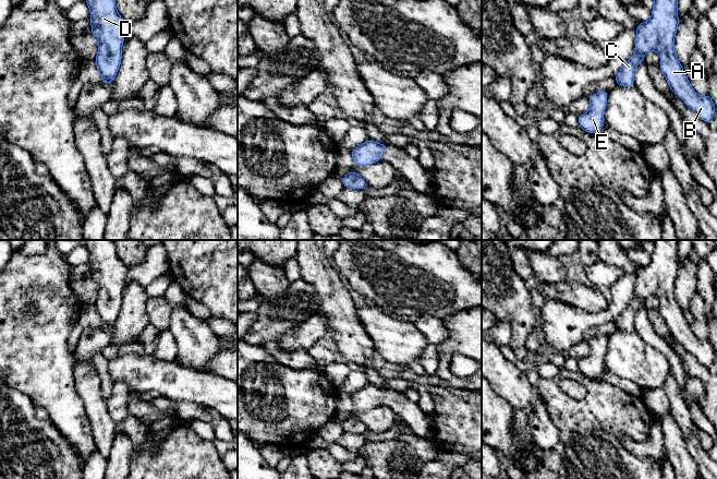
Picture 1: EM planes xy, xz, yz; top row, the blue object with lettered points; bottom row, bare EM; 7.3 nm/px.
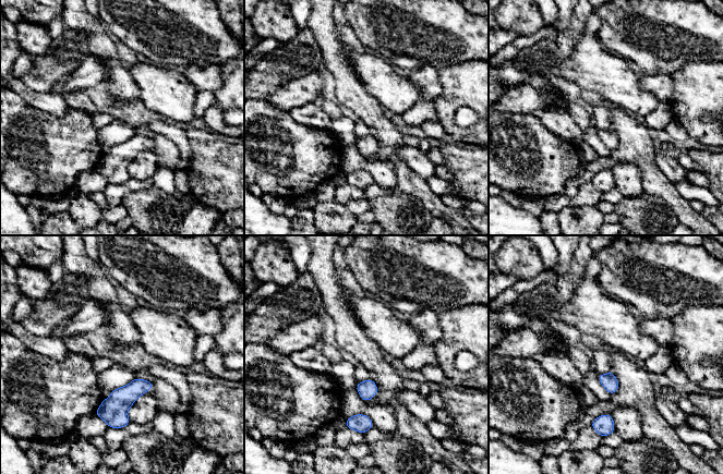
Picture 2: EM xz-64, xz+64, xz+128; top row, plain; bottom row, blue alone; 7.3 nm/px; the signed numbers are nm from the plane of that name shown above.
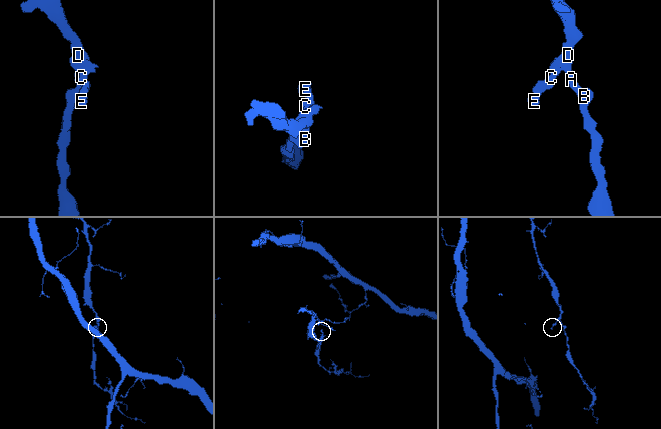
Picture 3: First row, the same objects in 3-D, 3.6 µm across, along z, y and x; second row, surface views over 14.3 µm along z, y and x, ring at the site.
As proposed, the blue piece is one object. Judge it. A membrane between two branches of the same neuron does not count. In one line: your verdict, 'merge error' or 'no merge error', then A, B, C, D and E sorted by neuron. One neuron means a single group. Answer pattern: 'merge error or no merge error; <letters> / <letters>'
no merge error; A B C D E

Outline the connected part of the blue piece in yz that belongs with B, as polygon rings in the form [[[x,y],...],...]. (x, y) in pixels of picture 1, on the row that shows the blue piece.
[[[654,0],[651,19],[640,22],[635,29],[634,52],[616,74],[616,86],[634,86],[635,68],[643,63],[646,52],[657,51],[660,57],[659,67],[669,89],[709,124],[715,116],[714,100],[708,94],[701,96],[694,91],[675,53],[675,37],[680,23],[677,9],[678,0]]]

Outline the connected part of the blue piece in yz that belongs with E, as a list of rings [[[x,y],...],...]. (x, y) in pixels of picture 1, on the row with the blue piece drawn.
[[[608,91],[597,92],[588,97],[591,107],[578,116],[579,127],[590,134],[598,134],[605,125],[604,112],[607,106]]]

